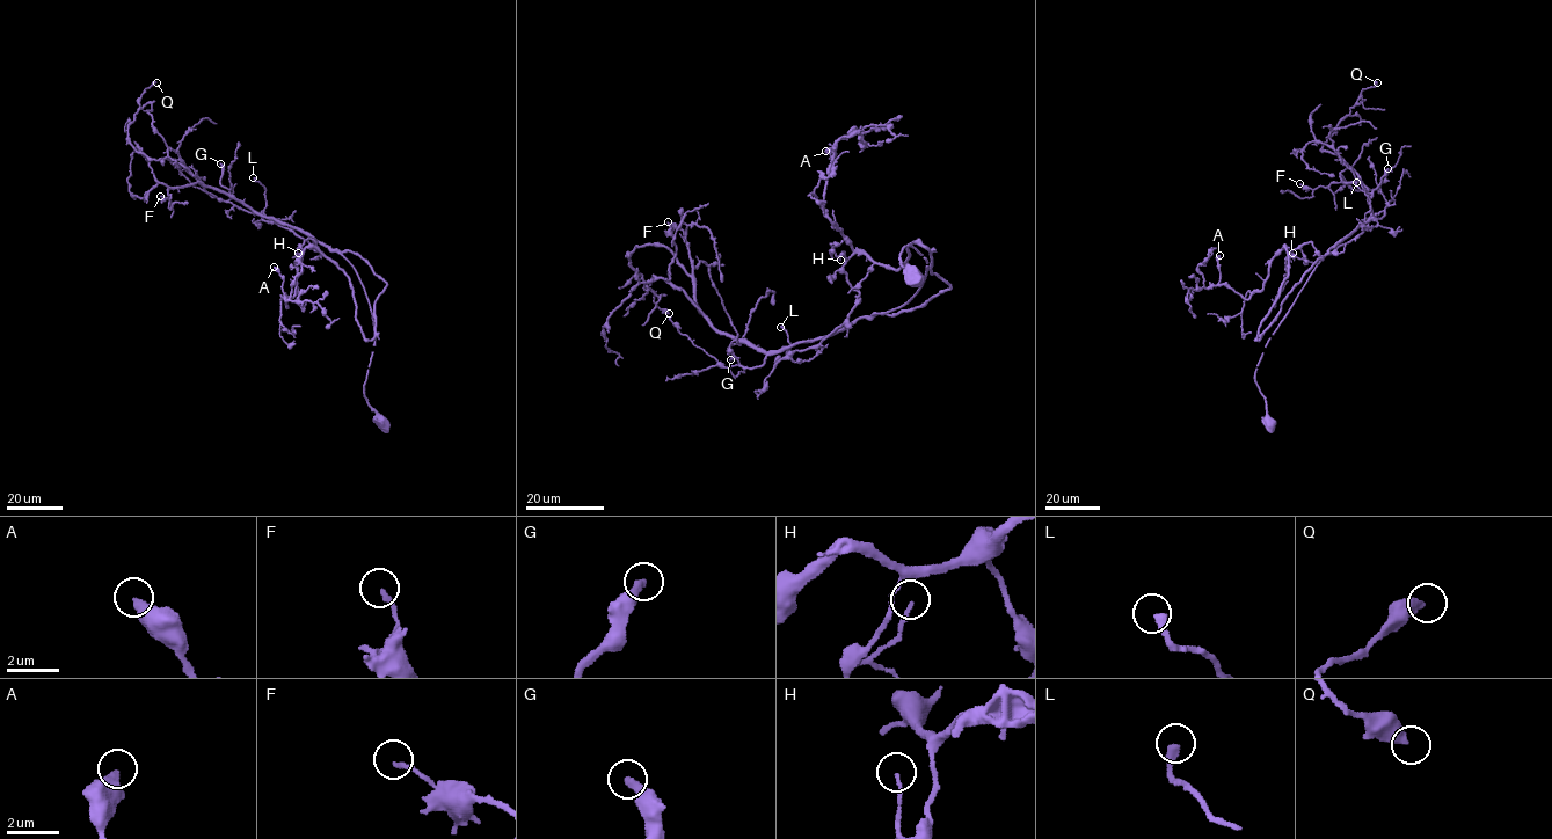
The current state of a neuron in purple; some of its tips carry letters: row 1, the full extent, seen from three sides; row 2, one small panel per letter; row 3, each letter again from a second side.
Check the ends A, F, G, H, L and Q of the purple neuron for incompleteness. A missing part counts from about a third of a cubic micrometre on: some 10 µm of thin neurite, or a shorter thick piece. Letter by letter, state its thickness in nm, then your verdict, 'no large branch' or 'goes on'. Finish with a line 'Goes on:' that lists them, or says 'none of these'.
A: calibre 440 nm; no large branch
F: calibre 180 nm; no large branch
G: calibre 320 nm; goes on
H: calibre 130 nm; no large branch
L: calibre 340 nm; no large branch
Q: calibre 460 nm; no large branch
Goes on: G

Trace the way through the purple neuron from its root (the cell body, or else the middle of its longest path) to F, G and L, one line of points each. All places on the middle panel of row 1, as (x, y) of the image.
F: (916, 278), (900, 259), (910, 246), (927, 270), (908, 303), (757, 350), (715, 330), (670, 281), (668, 221)
G: (916, 278), (900, 259), (910, 246), (925, 257), (927, 270), (901, 307), (778, 350), (733, 344), (730, 359)
L: (916, 278), (900, 259), (910, 246), (927, 270), (901, 307), (782, 347), (786, 355), (791, 344), (780, 327)

